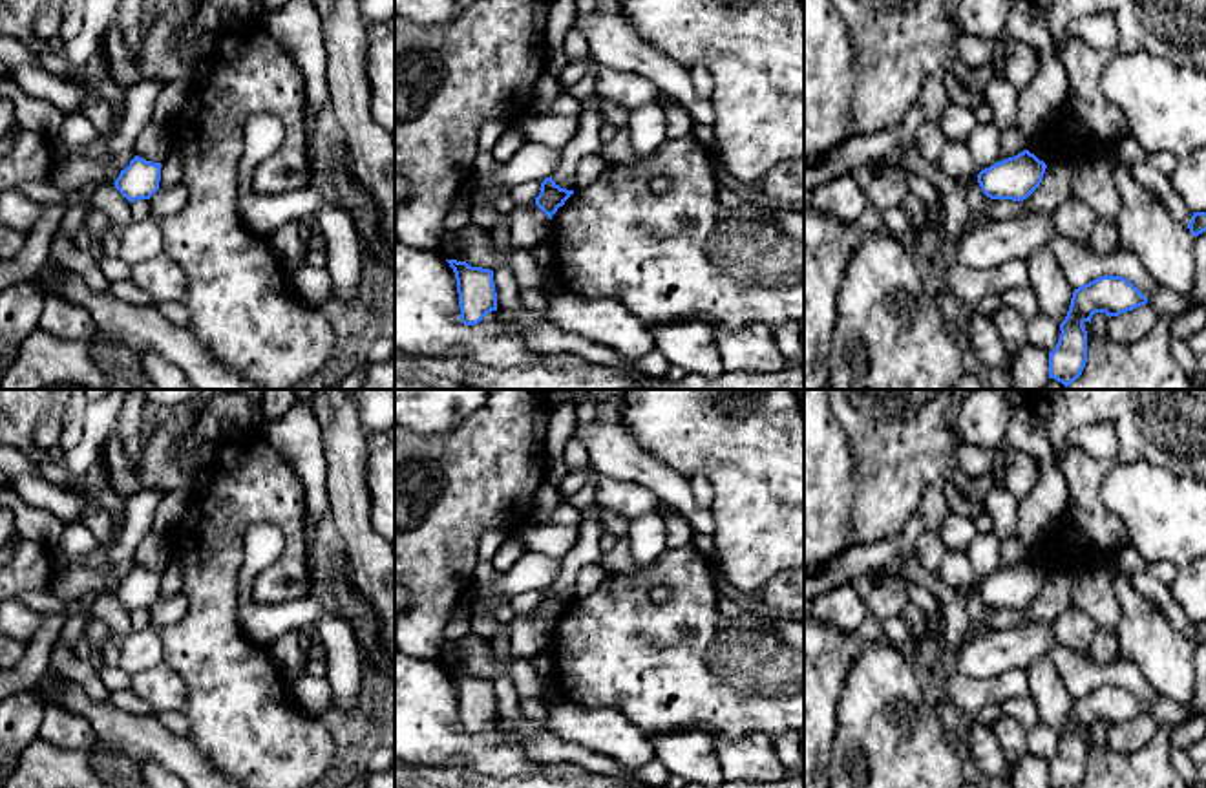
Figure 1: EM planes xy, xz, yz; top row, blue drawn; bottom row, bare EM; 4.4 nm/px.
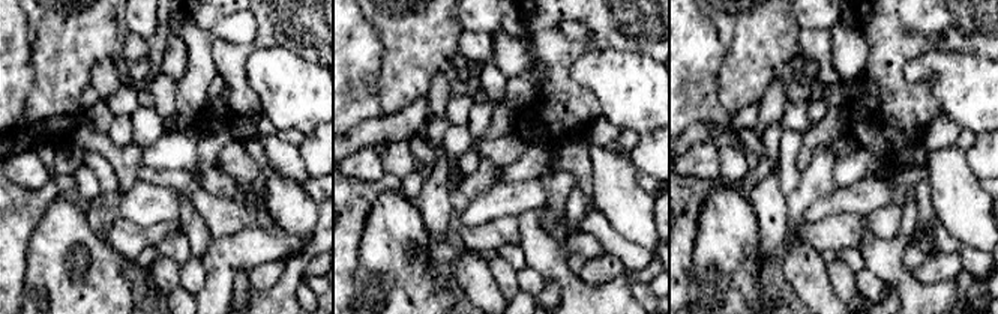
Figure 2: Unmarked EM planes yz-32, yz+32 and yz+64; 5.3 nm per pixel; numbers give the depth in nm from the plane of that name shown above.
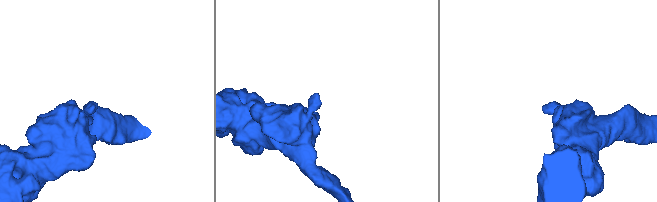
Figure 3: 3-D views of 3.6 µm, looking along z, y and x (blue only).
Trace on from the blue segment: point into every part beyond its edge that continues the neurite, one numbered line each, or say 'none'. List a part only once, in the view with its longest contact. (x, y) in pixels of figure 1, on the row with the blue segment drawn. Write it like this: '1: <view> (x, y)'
none

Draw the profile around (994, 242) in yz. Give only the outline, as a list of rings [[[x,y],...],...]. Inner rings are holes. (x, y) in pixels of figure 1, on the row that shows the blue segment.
[[[1034,214],[1023,219],[989,219],[957,240],[956,261],[983,271],[1005,261],[1027,260],[1032,250],[1047,250],[1056,232],[1051,214]]]

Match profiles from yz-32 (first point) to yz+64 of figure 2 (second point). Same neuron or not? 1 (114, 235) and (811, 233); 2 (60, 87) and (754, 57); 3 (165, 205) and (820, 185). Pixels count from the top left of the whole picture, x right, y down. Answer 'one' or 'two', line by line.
1: one
2: one
3: two

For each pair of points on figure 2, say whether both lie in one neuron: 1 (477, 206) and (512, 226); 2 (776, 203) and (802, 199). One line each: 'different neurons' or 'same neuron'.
1: different neurons
2: different neurons

